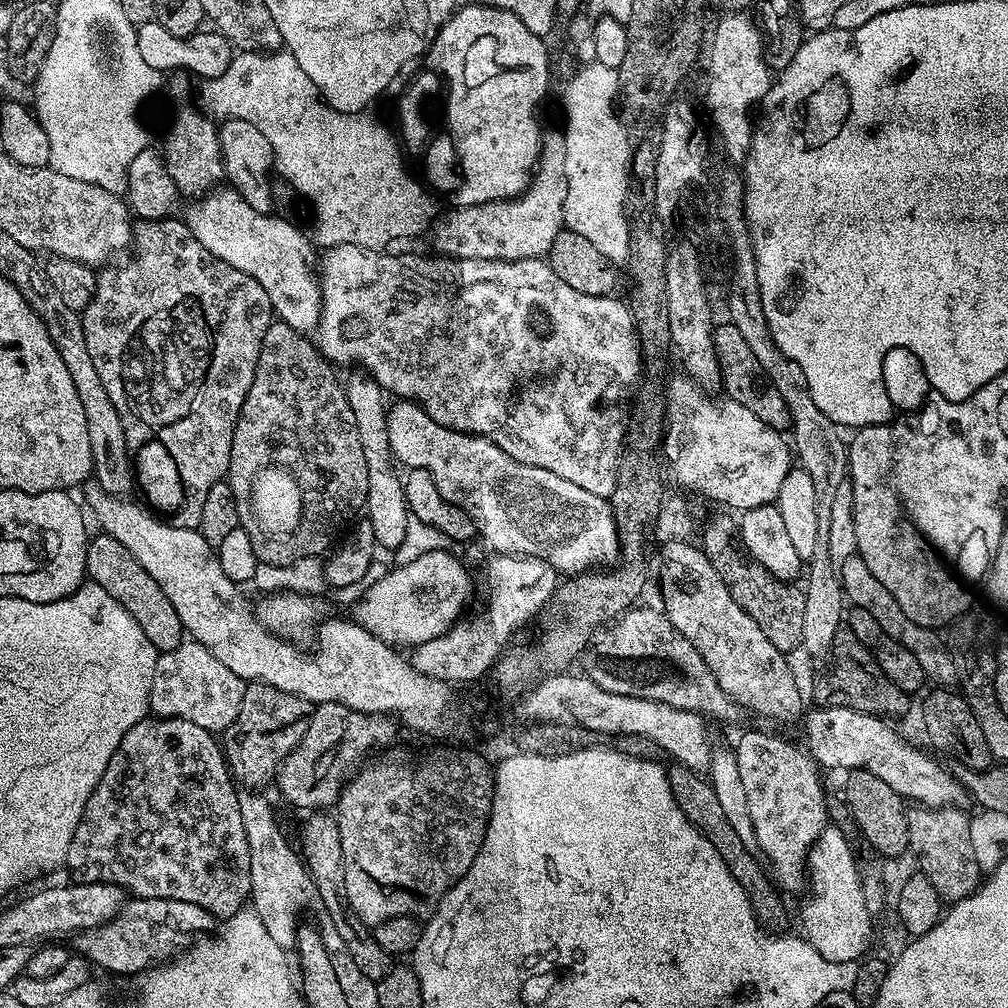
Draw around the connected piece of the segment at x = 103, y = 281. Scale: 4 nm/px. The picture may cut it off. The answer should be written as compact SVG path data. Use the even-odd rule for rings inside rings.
M172 219L146 220L146 234L134 236L134 240L146 244L146 258L158 258L158 268L152 266L152 270L174 274L174 280L184 280L184 288L180 290L196 290L192 294L200 294L198 298L202 298L202 304L194 302L194 306L188 302L168 302L168 308L158 312L158 334L154 332L152 346L156 346L158 354L164 352L164 356L154 364L154 374L160 380L150 386L160 388L144 388L142 396L132 390L120 404L118 394L124 394L124 390L118 386L118 364L114 364L114 358L108 368L102 364L102 326L110 324L110 304L114 304L112 298L116 296L112 286L122 286L118 271L101 271L97 275L96 293L84 307L82 319L90 362L98 369L102 386L110 386L110 394L114 394L114 410L122 418L128 450L134 457L134 480L144 491L143 499L167 523L199 529L202 505L206 494L210 494L210 486L227 477L236 423L256 377L262 338L266 338L274 313L266 290L250 274L242 274L230 262L210 254L192 236L183 219ZM172 310L176 310L176 320L172 320L174 326L168 326L166 334L162 330L166 330L166 316ZM158 338L162 346L158 346Z

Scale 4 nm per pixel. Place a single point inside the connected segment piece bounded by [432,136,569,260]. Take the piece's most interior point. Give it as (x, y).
(523, 228)

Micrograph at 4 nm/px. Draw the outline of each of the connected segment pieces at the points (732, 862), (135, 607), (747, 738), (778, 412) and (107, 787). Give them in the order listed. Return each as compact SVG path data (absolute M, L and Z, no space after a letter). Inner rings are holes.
M673 763L671 767L667 769L668 781L678 806L688 815L688 820L693 826L716 847L722 862L726 862L726 866L734 874L738 886L742 886L742 890L746 890L746 898L750 898L756 921L759 922L761 928L787 929L784 927L788 924L788 912L776 894L778 890L773 879L766 871L765 865L750 850L746 850L746 846L742 846L742 841L738 838L737 832L730 826L730 822L726 822L726 814L714 794L711 783L701 773L693 772L684 764Z
M103 534L93 535L88 542L86 566L87 579L102 586L102 590L106 590L110 598L117 600L129 612L134 622L142 626L142 634L146 634L148 641L156 647L157 653L169 652L185 643L186 633L178 618L178 610L174 610L162 586L158 586L158 582L154 582L154 578L150 578L150 574L142 570L142 566L138 566L138 558L134 558L134 554L130 554L130 550L126 550L126 546L118 542L118 538Z
M748 732L734 744L738 771L742 773L742 786L746 790L746 803L750 806L750 819L754 821L754 834L758 834L763 859L770 865L771 875L781 889L803 893L808 852L829 827L830 820L824 788L816 773L817 765L809 759L805 749L800 748L764 732Z
M731 322L723 323L715 325L714 346L720 359L720 369L724 379L722 388L727 399L746 406L746 410L750 410L750 414L762 418L762 422L766 422L766 426L770 426L775 432L787 433L792 427L792 415L786 398L782 398L782 394L770 382L770 378L766 374L766 370L762 370L758 358L754 358L754 350L750 350L746 338L742 338L738 326L734 326Z
M145 718L137 722L122 738L118 750L110 758L110 766L102 774L94 794L84 807L82 818L78 822L78 830L74 830L74 838L70 842L67 871L72 871L71 879L82 884L113 884L124 889L125 893L141 900L150 898L166 898L194 902L202 906L217 920L225 920L240 912L247 903L251 893L249 882L248 843L246 842L245 827L242 825L241 804L236 784L229 770L225 755L213 733L204 727L194 726L192 720L177 720L175 718Z

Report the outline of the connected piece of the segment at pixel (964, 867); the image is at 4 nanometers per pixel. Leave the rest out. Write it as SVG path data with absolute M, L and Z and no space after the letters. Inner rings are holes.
M912 806L908 808L908 829L910 842L908 843L911 855L916 855L920 863L919 875L930 878L934 890L938 890L941 901L955 902L965 900L971 896L982 883L982 870L978 866L978 858L974 858L974 846L970 843L970 816L967 811L959 808L925 808Z

